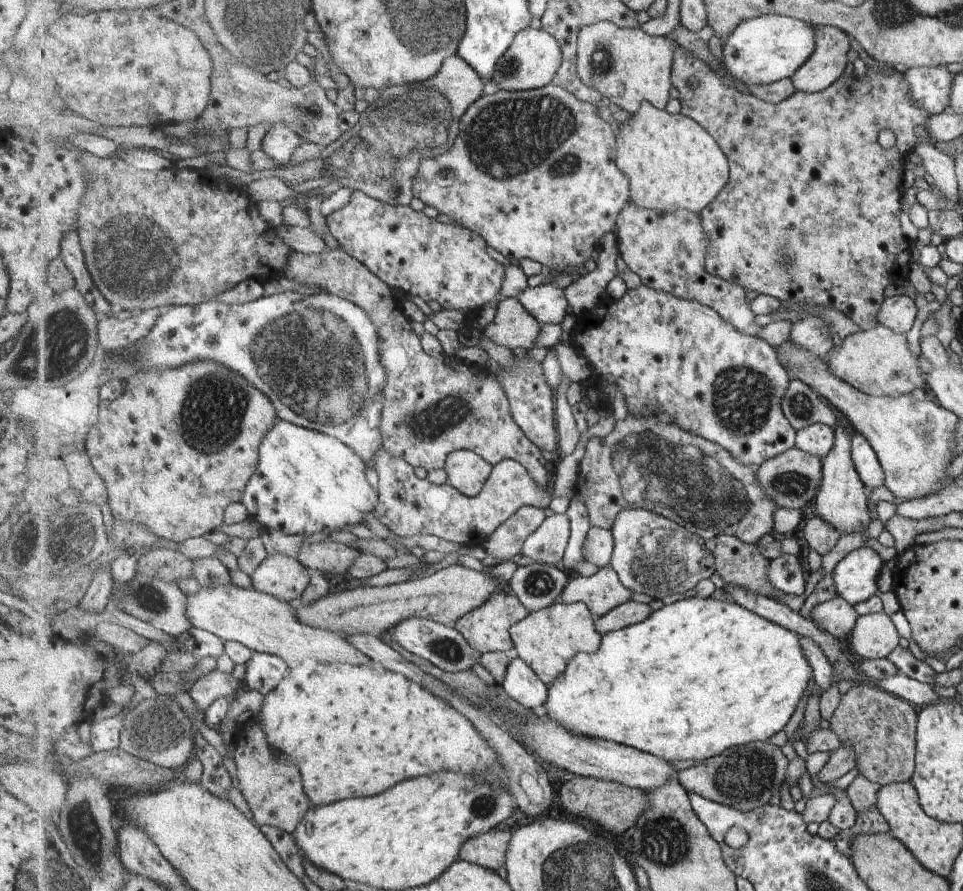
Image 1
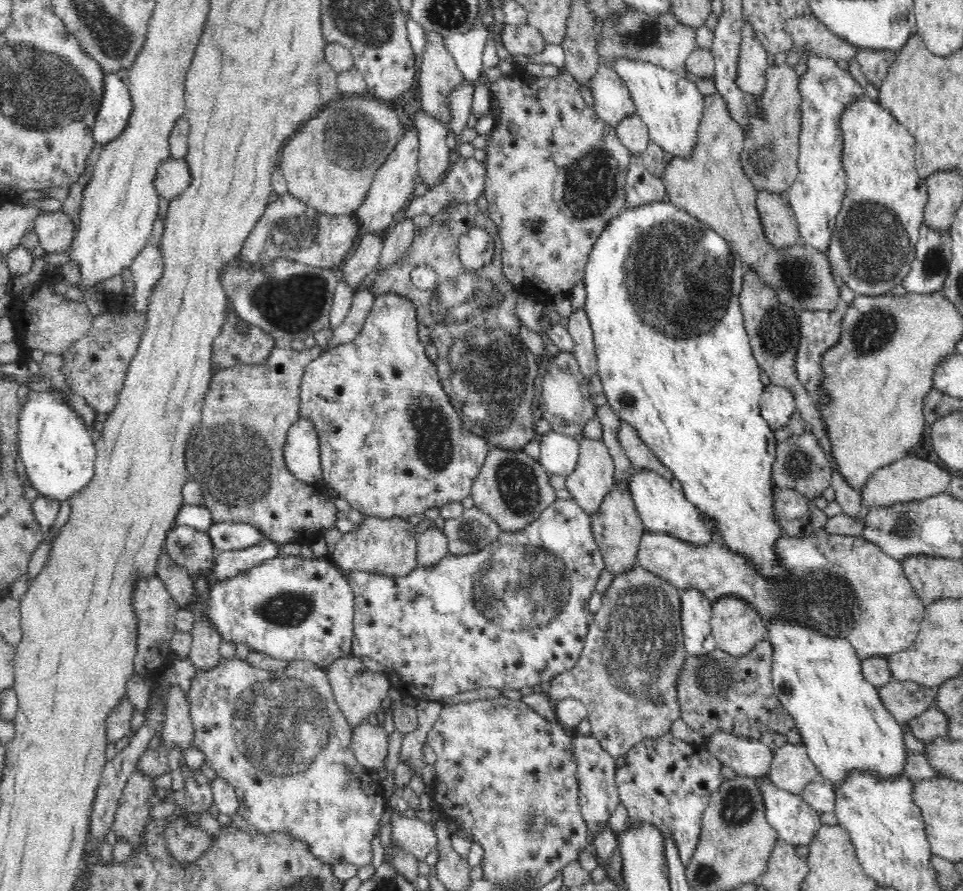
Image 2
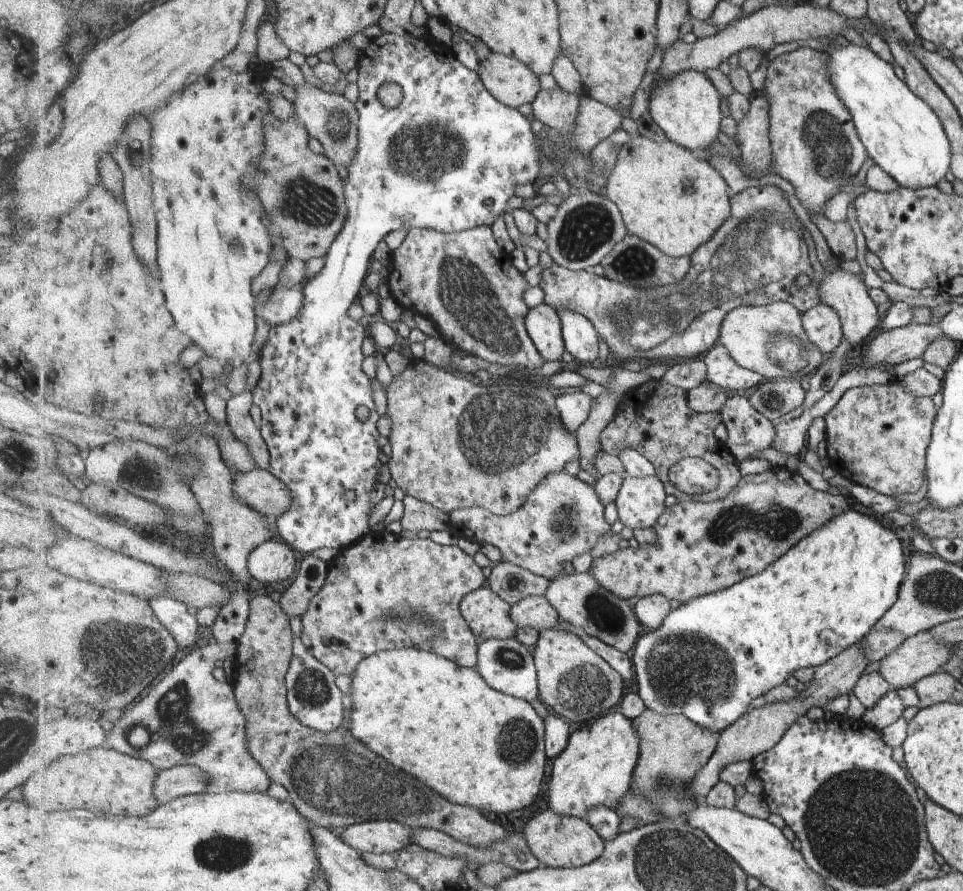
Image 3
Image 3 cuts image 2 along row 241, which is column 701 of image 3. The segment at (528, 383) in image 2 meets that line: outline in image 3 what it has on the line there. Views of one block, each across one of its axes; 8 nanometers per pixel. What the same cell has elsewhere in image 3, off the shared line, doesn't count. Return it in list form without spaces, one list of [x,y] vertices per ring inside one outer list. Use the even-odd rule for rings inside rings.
[[[656,374],[647,376],[644,381],[639,382],[637,387],[631,388],[622,398],[621,402],[619,402],[619,405],[620,408],[615,416],[615,420],[611,420],[611,422],[607,424],[607,428],[601,432],[602,449],[607,452],[607,454],[618,457],[622,450],[638,450],[643,456],[646,456],[655,464],[657,475],[663,480],[667,494],[673,495],[678,501],[688,501],[694,498],[698,500],[705,499],[707,501],[714,501],[720,498],[727,498],[727,496],[733,492],[733,488],[737,488],[737,485],[740,484],[742,476],[741,472],[739,472],[739,462],[736,456],[731,452],[728,444],[719,440],[716,435],[716,428],[719,424],[724,422],[721,412],[701,413],[693,410],[688,404],[687,391],[683,390],[683,388],[677,388],[677,386],[669,382],[665,382],[665,380]],[[687,457],[704,458],[706,461],[709,461],[709,464],[713,464],[713,466],[719,470],[719,486],[717,486],[717,490],[703,495],[691,496],[681,492],[681,490],[671,482],[671,467]]]

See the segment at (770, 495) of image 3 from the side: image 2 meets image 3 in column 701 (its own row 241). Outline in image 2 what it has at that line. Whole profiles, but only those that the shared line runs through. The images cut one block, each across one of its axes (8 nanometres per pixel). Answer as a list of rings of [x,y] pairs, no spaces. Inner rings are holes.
[[[568,71],[561,72],[558,76],[552,78],[538,76],[522,78],[522,76],[502,74],[500,78],[489,84],[491,98],[497,102],[500,112],[484,148],[486,150],[487,175],[483,193],[488,203],[489,217],[498,229],[500,241],[498,254],[503,262],[503,273],[516,288],[520,288],[526,294],[547,293],[549,295],[563,294],[568,296],[578,282],[583,280],[589,254],[604,232],[606,225],[625,208],[626,170],[628,170],[628,162],[632,153],[620,142],[615,127],[604,122],[594,109],[588,107],[580,93],[580,88],[581,85]]]

